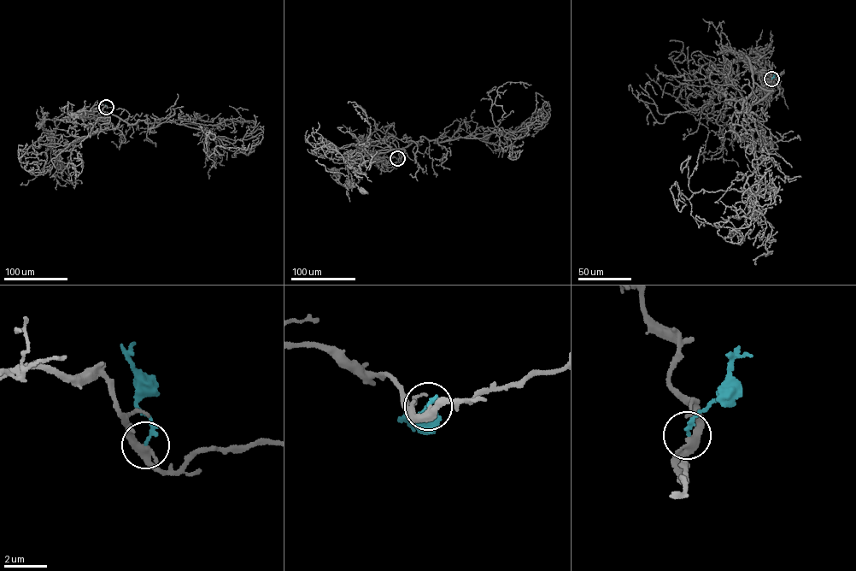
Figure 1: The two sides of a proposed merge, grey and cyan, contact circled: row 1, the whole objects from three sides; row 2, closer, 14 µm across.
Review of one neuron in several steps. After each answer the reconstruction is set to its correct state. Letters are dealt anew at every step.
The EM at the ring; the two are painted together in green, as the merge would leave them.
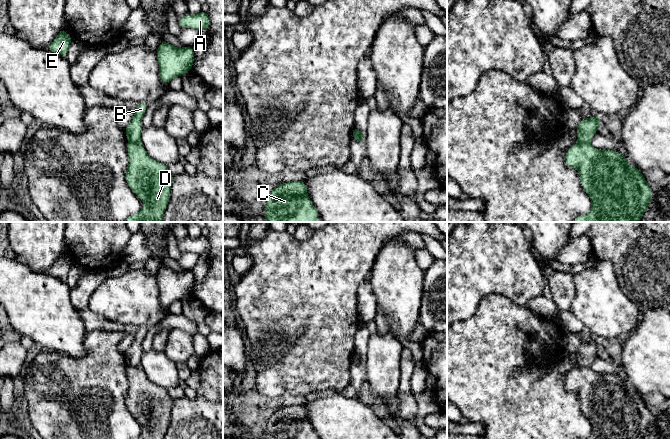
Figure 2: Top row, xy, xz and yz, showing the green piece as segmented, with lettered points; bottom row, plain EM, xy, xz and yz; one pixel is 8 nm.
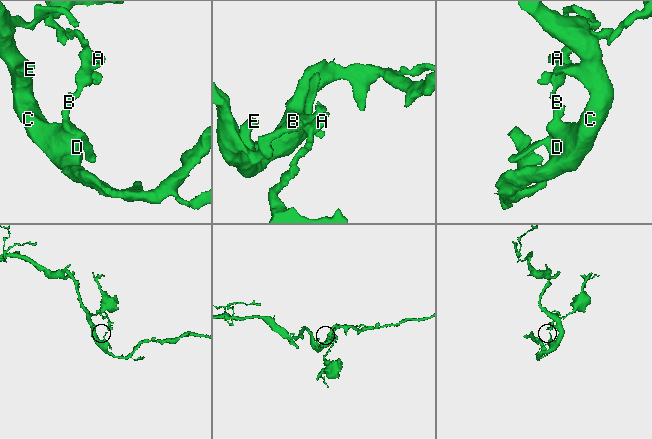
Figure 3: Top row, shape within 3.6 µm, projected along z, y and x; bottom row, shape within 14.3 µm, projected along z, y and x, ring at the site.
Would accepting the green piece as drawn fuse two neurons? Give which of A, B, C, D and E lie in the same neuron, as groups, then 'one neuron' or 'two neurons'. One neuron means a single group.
groups A B / C D E; two neurons

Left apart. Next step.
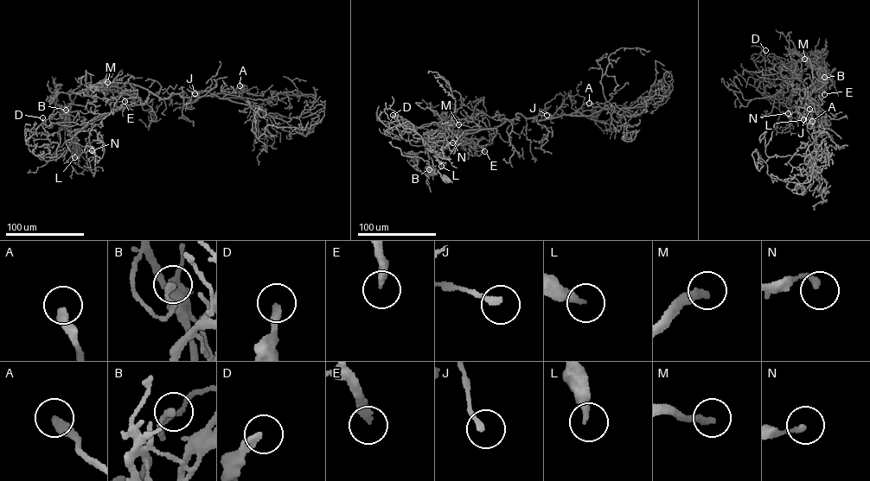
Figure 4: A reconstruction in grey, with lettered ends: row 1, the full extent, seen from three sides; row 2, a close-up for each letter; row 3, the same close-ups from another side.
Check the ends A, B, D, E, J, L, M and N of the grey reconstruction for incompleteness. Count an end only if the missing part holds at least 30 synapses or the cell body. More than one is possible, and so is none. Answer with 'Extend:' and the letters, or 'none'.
Extend: none

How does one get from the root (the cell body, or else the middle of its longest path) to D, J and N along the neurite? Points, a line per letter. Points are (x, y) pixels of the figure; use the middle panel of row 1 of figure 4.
D: (446, 180), (427, 153), (436, 138), (485, 129), (491, 143), (496, 129), (419, 128), (393, 115)
J: (446, 180), (435, 174), (427, 152), (443, 134), (498, 126), (517, 114), (546, 115)
N: (446, 180), (435, 174), (427, 153), (436, 138), (485, 129), (491, 143), (496, 129), (448, 135), (452, 142)

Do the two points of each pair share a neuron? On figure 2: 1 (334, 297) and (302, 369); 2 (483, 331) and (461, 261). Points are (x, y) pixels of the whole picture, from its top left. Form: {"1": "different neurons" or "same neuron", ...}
{"1": "same neuron", "2": "different neurons"}

